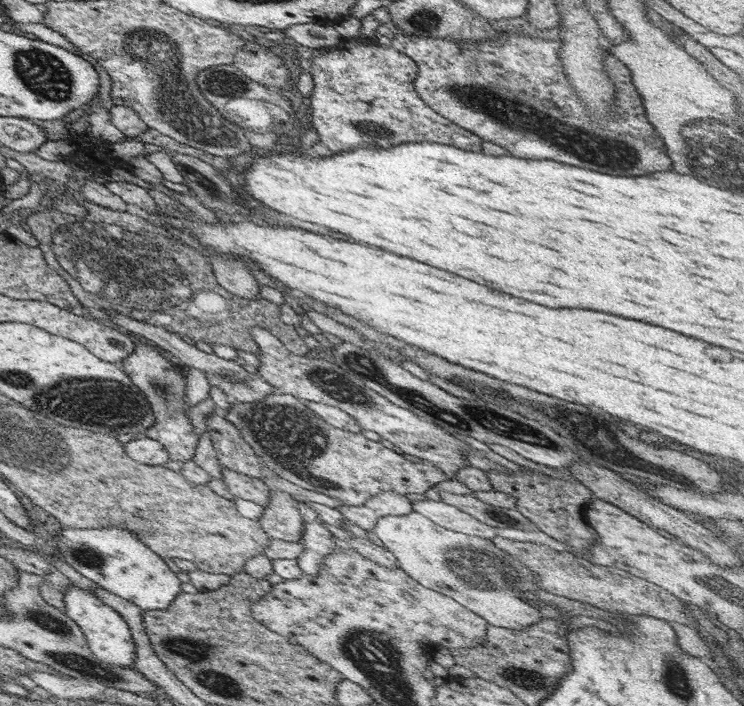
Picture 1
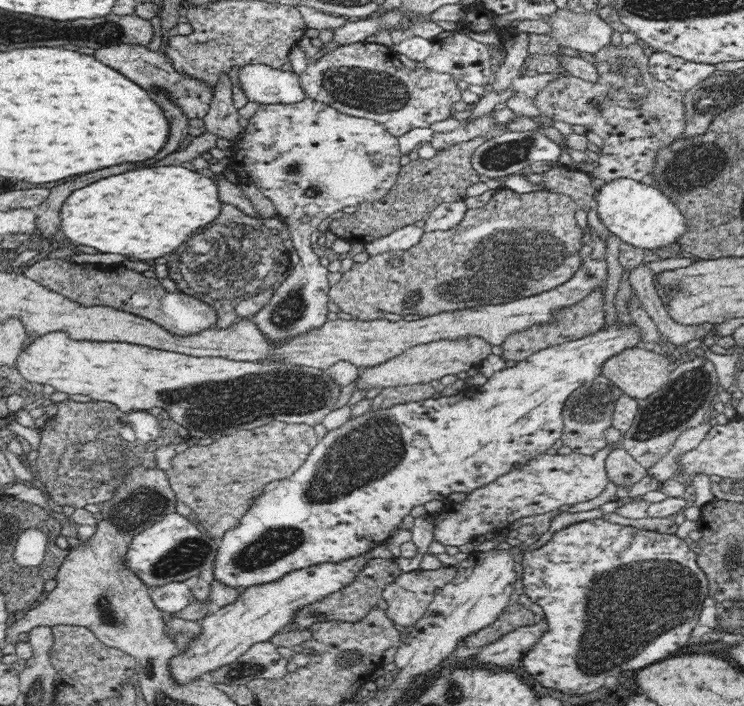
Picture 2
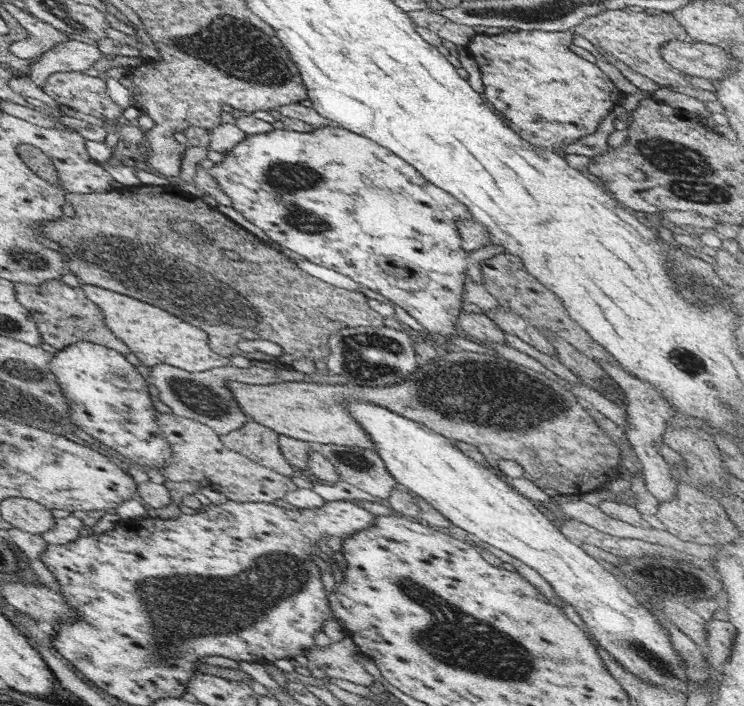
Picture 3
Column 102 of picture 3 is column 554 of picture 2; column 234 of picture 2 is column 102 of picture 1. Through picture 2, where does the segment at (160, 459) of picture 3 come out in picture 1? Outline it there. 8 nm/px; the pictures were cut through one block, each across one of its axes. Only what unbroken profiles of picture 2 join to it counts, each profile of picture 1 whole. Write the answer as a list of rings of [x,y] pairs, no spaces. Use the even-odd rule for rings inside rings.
[[[62,527],[56,538],[57,552],[61,559],[69,564],[82,576],[96,582],[102,588],[109,590],[116,596],[133,602],[142,610],[160,611],[168,608],[180,592],[180,580],[177,574],[170,570],[164,559],[158,556],[150,547],[147,547],[132,531],[120,527],[106,527],[97,529],[83,529]]]

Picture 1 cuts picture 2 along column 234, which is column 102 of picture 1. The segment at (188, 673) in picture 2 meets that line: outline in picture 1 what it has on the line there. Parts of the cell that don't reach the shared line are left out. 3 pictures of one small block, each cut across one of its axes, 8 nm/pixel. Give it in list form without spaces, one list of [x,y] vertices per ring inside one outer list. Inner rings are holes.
[[[70,585],[63,592],[66,614],[81,628],[89,649],[104,663],[118,667],[134,667],[136,647],[127,622],[111,606],[102,602],[93,592]]]

